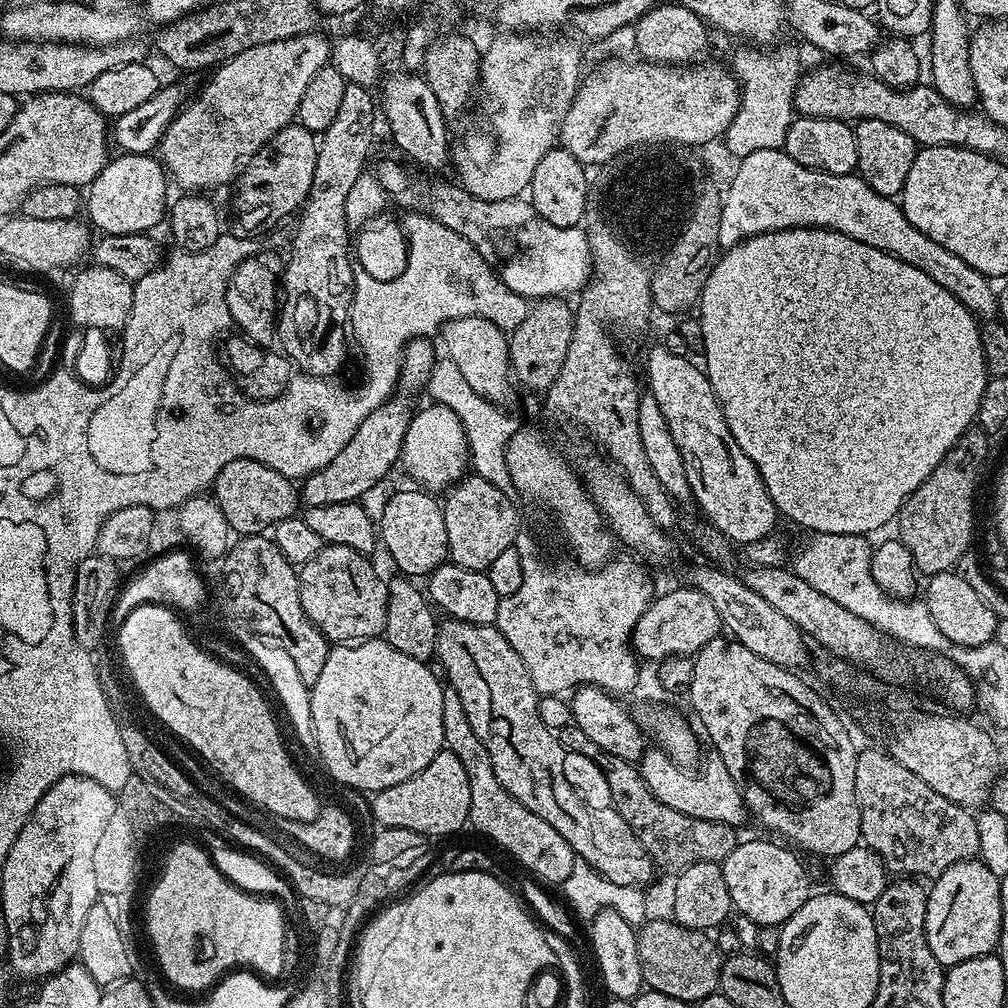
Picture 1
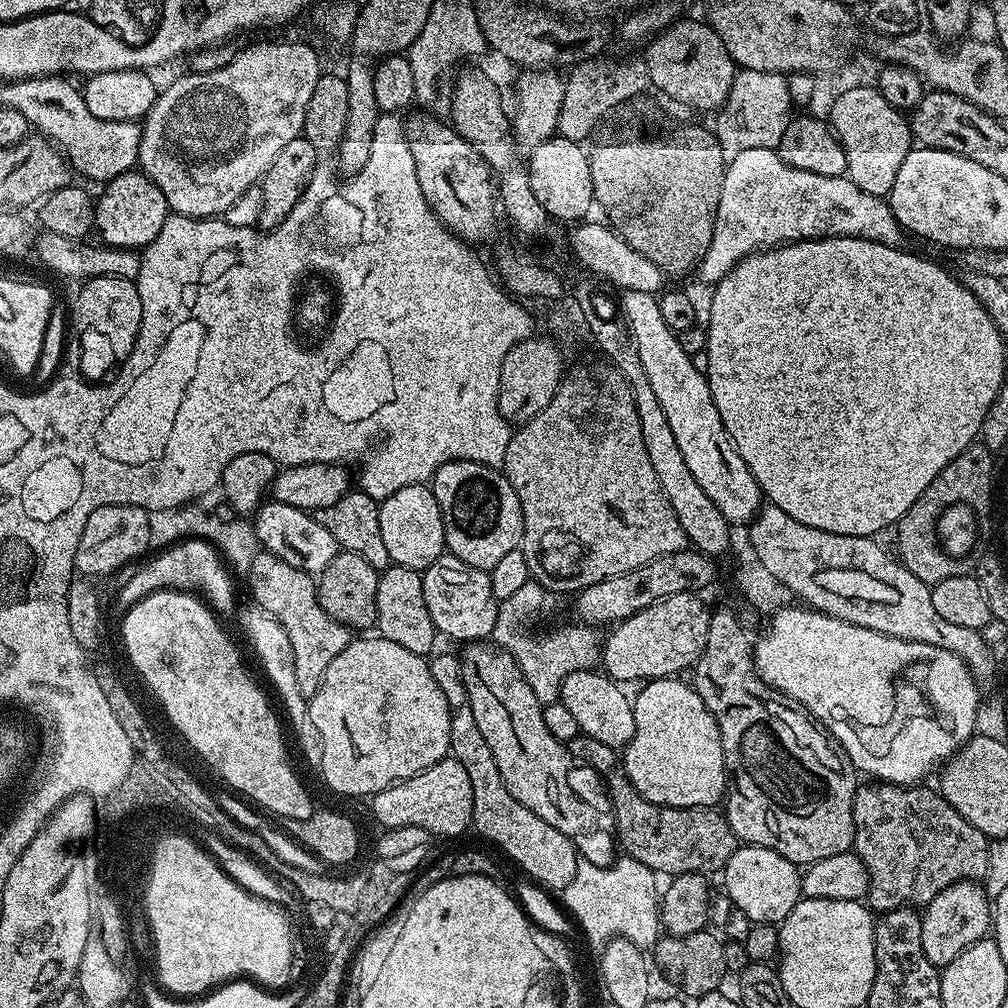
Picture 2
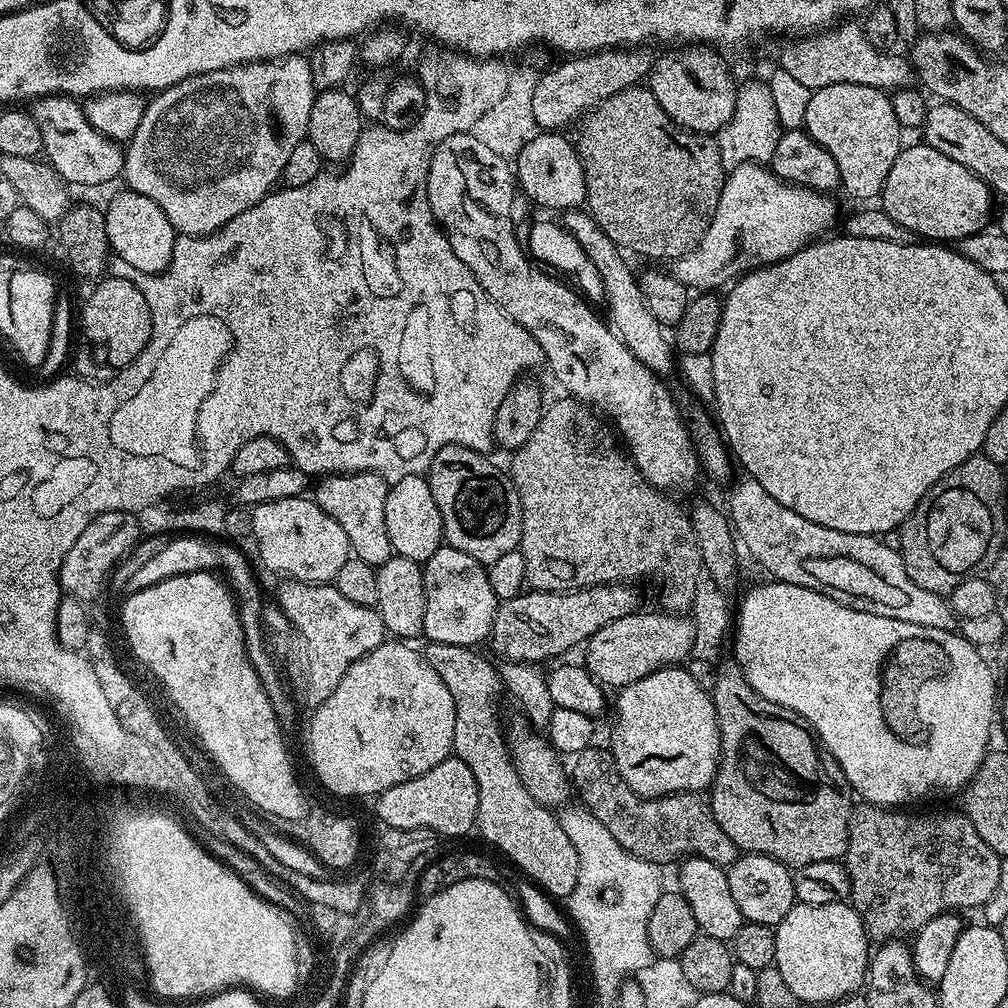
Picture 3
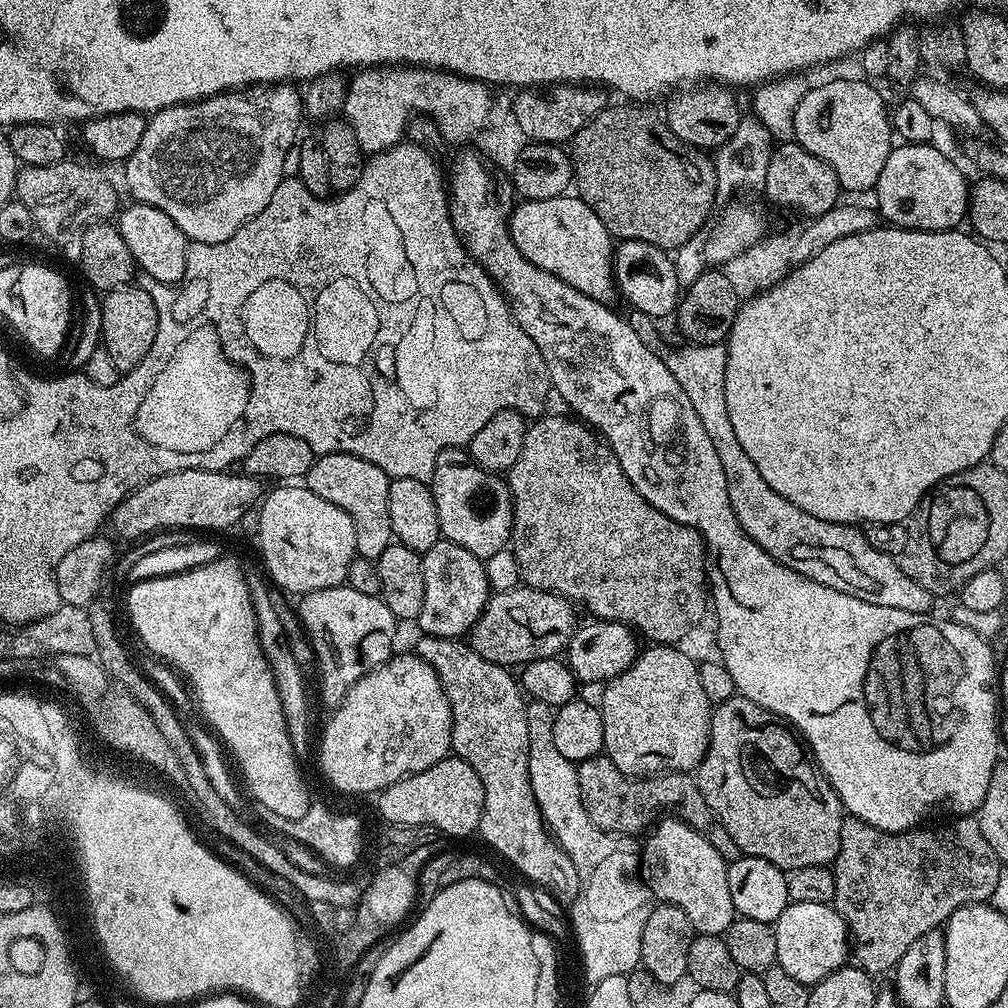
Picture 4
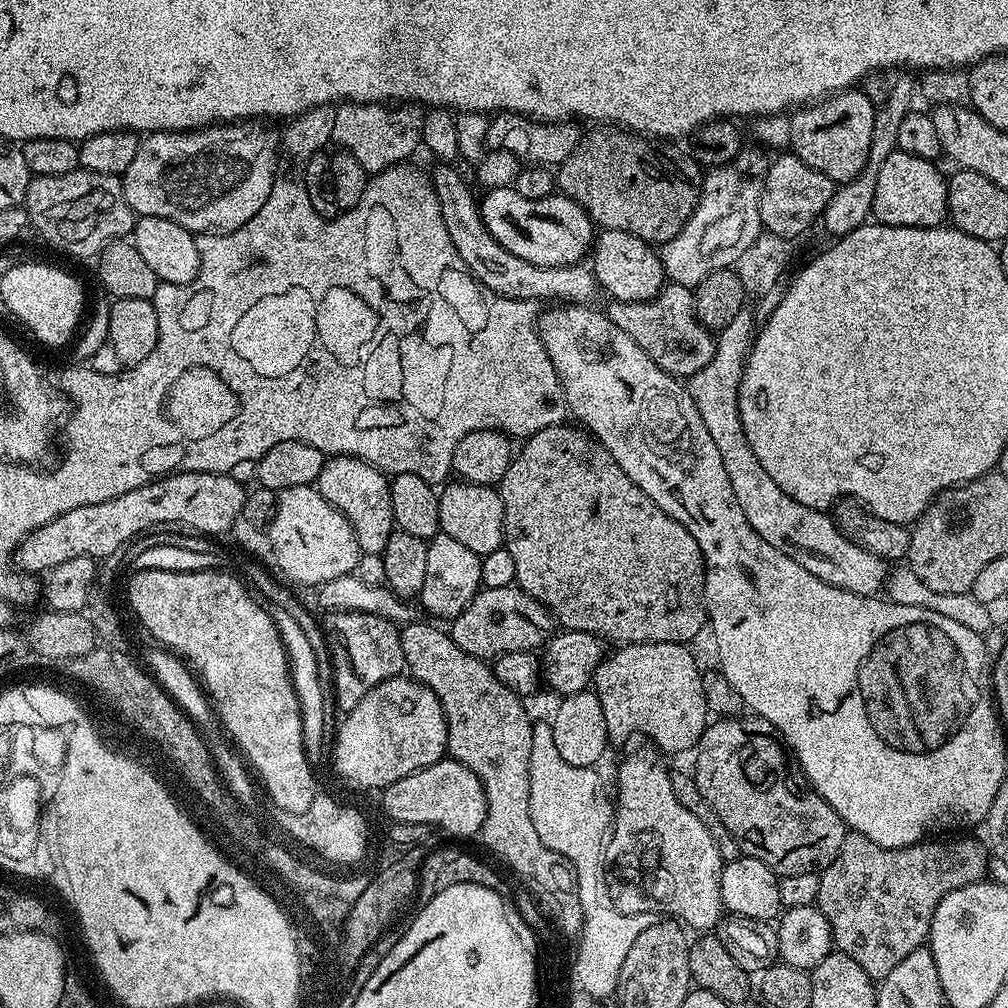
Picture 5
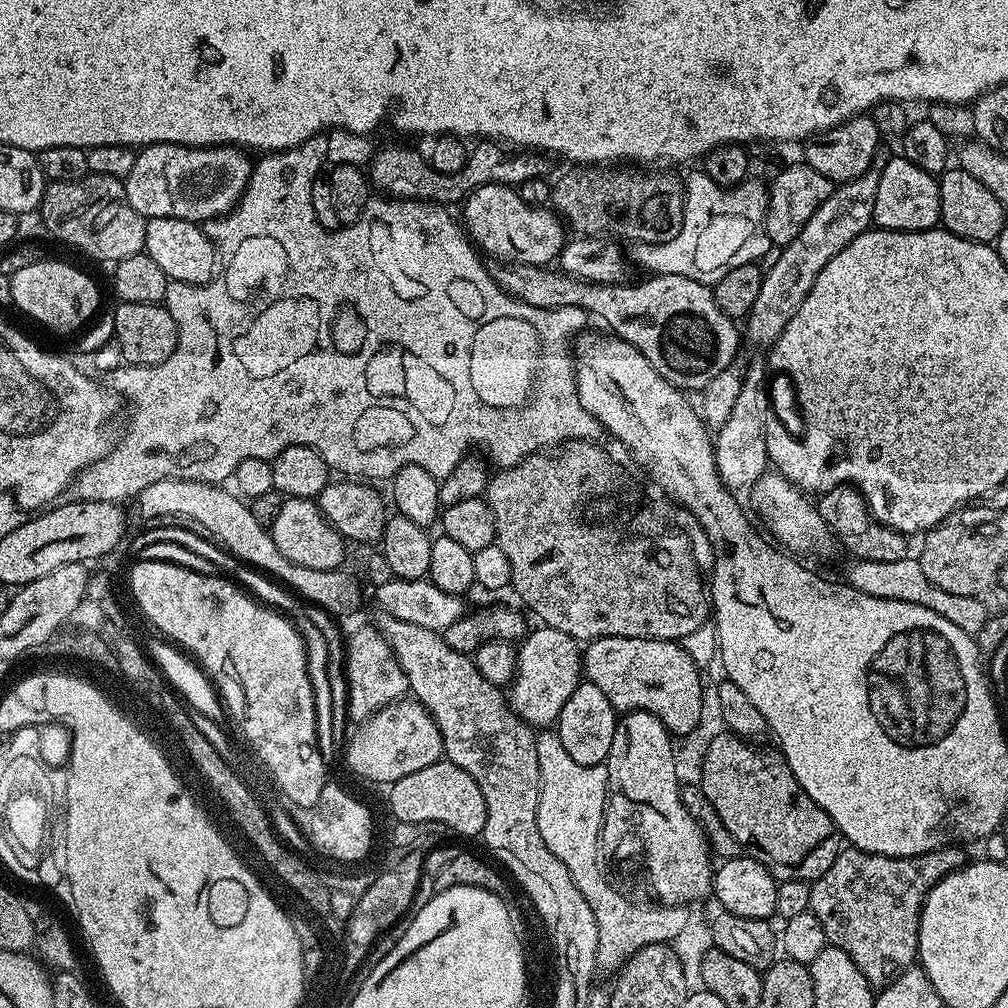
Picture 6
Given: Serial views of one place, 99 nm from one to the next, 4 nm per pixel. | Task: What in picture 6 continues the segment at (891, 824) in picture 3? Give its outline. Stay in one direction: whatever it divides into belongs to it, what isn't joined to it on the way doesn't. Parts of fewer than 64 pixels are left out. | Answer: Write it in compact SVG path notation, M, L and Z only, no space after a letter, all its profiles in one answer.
M949 846L917 856L883 856L864 852L861 848L841 847L830 870L826 870L826 874L819 876L811 885L812 893L808 907L818 918L818 922L822 922L822 930L826 934L828 944L838 950L846 950L846 954L854 958L858 970L862 970L873 989L882 989L917 959L920 951L920 911L924 899L939 880L964 867L964 851L963 847Z

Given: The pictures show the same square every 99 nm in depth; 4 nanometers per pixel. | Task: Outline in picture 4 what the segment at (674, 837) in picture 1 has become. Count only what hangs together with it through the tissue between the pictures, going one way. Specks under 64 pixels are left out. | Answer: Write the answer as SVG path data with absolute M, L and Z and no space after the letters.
M601 754L590 760L579 761L576 773L582 806L586 806L590 822L594 822L594 826L600 827L602 831L623 834L629 838L643 833L654 820L654 815L648 809L649 804L654 811L660 812L656 814L671 814L675 819L685 820L694 830L706 836L725 860L737 860L742 854L734 838L730 838L724 827L716 822L716 815L712 813L710 806L706 806L706 798L702 798L702 790L698 790L695 779L687 772L666 772L647 779L633 778L622 774L622 770L618 770L618 766L614 766L608 756Z

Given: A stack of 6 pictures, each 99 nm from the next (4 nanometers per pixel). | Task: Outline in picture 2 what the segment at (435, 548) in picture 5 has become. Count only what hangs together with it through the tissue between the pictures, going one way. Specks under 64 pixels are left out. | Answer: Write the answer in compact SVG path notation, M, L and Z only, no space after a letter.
M445 554L425 568L422 575L426 610L430 610L430 618L441 637L449 636L459 642L484 642L491 637L498 618L498 602L494 590L490 590L488 573L466 566L462 558Z

